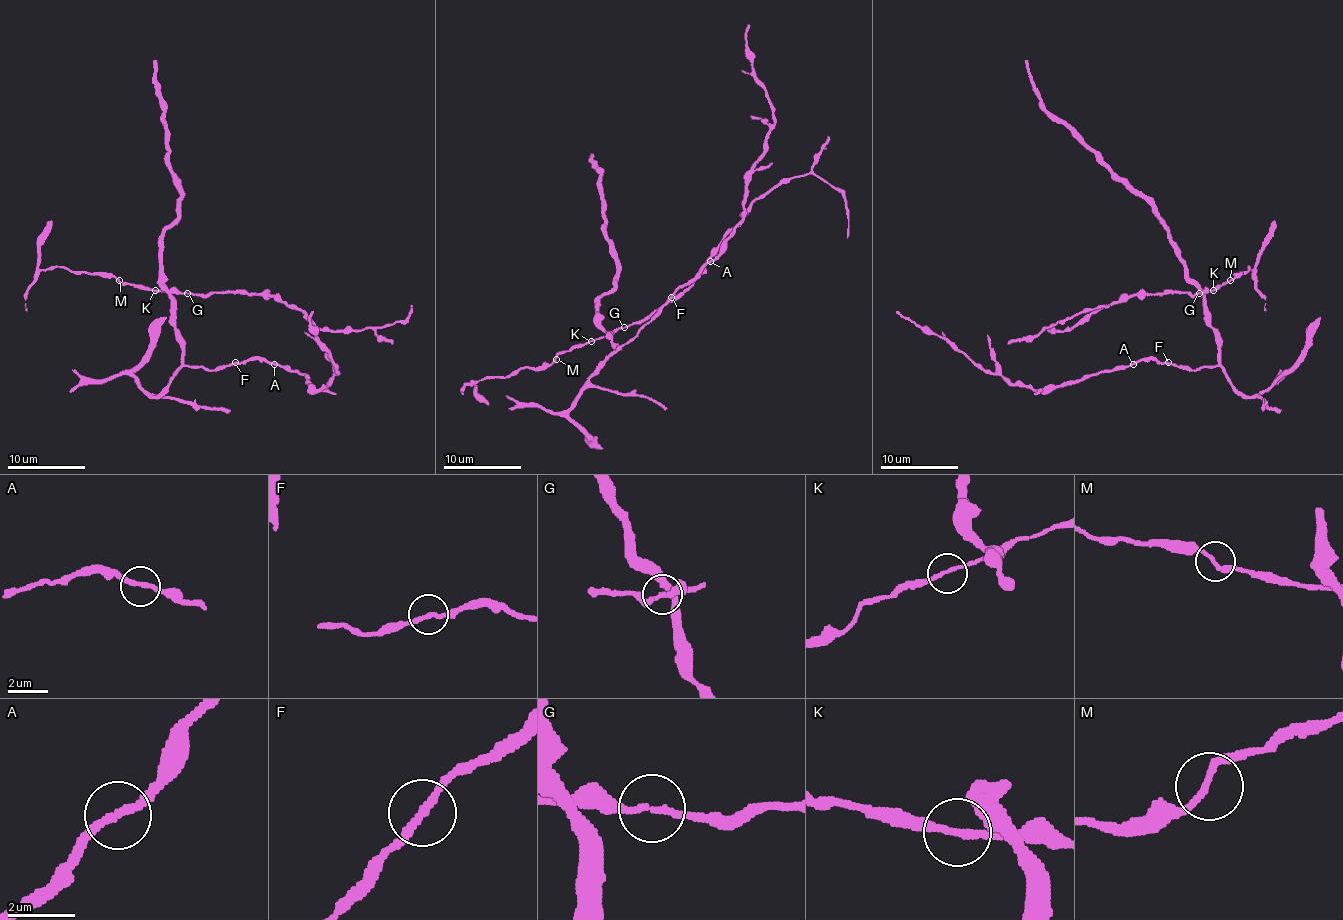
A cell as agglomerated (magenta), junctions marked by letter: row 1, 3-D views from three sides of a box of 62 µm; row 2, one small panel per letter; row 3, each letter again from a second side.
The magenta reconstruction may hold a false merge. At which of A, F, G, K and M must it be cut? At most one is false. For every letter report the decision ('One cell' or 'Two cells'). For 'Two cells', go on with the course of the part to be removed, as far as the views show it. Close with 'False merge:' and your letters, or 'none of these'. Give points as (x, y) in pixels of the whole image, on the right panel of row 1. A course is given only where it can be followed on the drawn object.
A: One cell
F: One cell
G: One cell
K: One cell
M: One cell
False merge: none of these

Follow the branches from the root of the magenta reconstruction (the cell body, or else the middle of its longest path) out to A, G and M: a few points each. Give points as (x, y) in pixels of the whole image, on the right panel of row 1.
A: (1219, 355), (1215, 366), (1201, 366), (1195, 370), (1150, 358), (1141, 358), (1133, 364)
G: (1219, 355), (1217, 331), (1211, 325), (1205, 298), (1199, 292)
M: (1219, 355), (1217, 331), (1211, 325), (1205, 294), (1230, 280)

